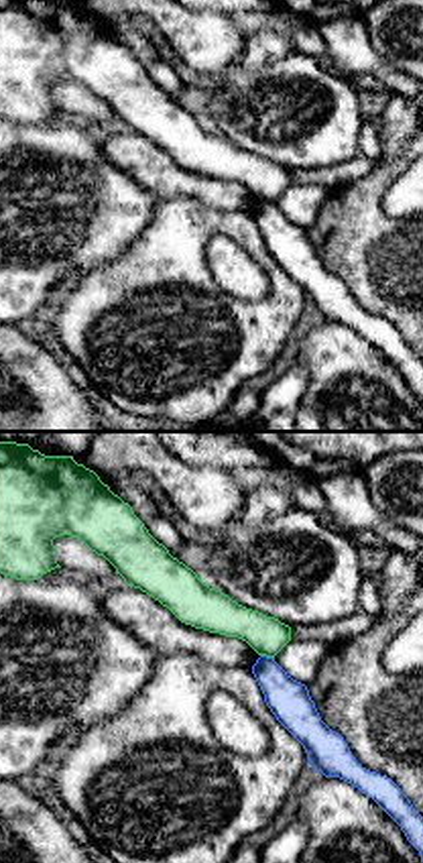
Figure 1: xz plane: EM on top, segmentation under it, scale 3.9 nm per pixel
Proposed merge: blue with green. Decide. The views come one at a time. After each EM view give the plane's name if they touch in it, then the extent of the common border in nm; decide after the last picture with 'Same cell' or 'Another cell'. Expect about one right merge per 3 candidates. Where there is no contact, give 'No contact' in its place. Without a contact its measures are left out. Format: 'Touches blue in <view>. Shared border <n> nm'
Touches blue in xz. Shared border 60 nm

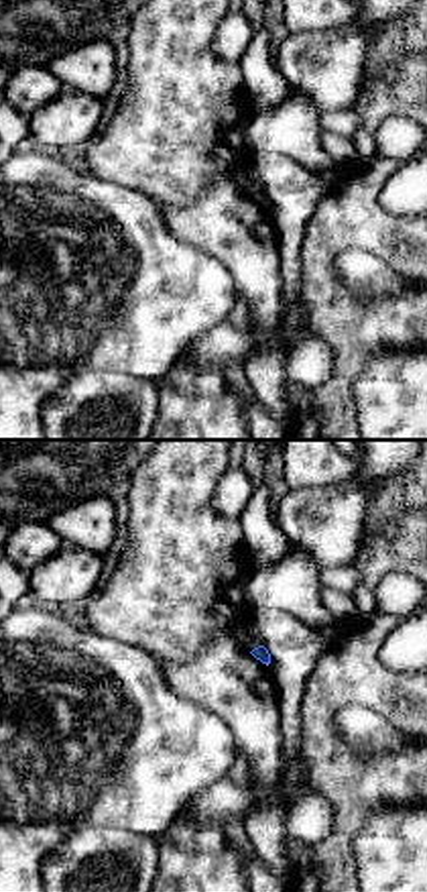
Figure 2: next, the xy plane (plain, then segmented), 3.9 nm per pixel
No contact

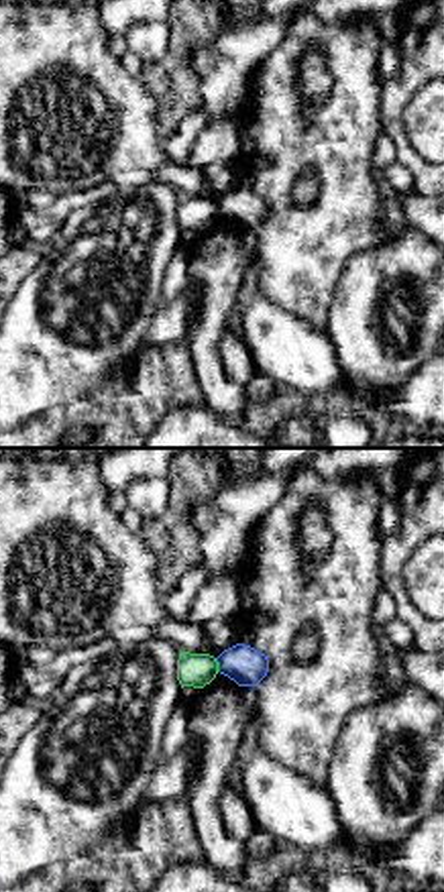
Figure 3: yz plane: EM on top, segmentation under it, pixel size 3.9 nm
Touches blue in yz. Shared border 60 nm

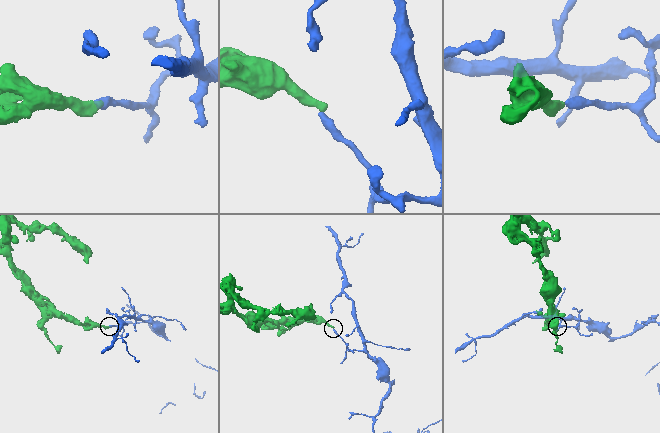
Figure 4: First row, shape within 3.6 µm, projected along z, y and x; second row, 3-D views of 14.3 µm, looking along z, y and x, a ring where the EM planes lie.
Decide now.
Another cell

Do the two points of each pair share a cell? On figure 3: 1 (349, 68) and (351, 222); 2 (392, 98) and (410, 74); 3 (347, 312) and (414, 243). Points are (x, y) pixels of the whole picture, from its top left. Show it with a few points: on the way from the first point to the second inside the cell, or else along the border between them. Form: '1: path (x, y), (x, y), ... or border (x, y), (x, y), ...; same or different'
1: path (349, 106), (349, 184); same
2: path (396, 92), (408, 80); same
3: path (365, 294), (379, 280), (379, 271), (396, 261); same

